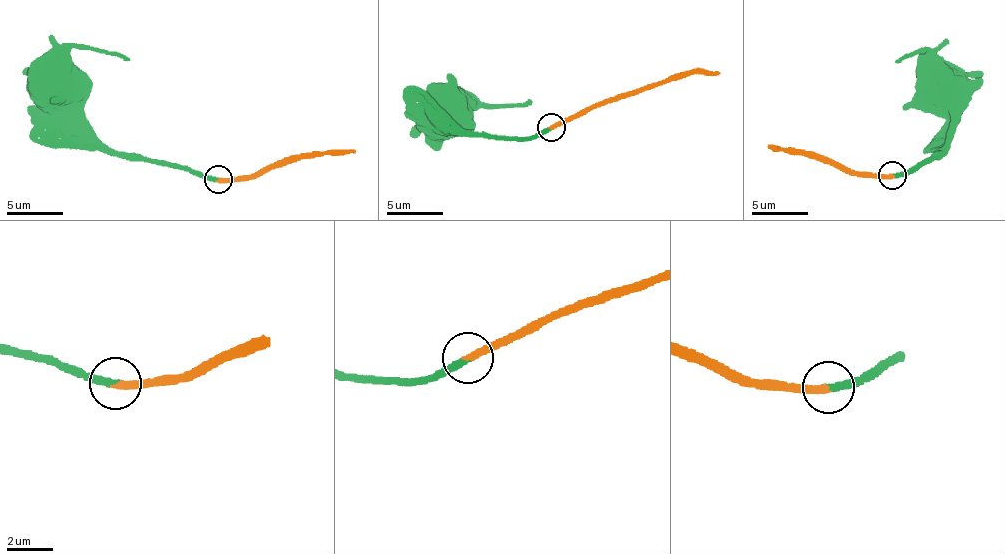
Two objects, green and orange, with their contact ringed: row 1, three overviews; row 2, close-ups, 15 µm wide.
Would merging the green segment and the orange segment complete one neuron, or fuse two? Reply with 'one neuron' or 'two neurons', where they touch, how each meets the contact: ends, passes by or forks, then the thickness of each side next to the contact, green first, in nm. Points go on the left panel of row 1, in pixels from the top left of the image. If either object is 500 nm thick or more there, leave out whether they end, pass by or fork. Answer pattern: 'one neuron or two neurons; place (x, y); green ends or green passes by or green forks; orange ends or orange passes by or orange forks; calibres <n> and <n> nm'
one neuron; place (218, 179); green ends; orange ends; calibres 320 and 320 nm

